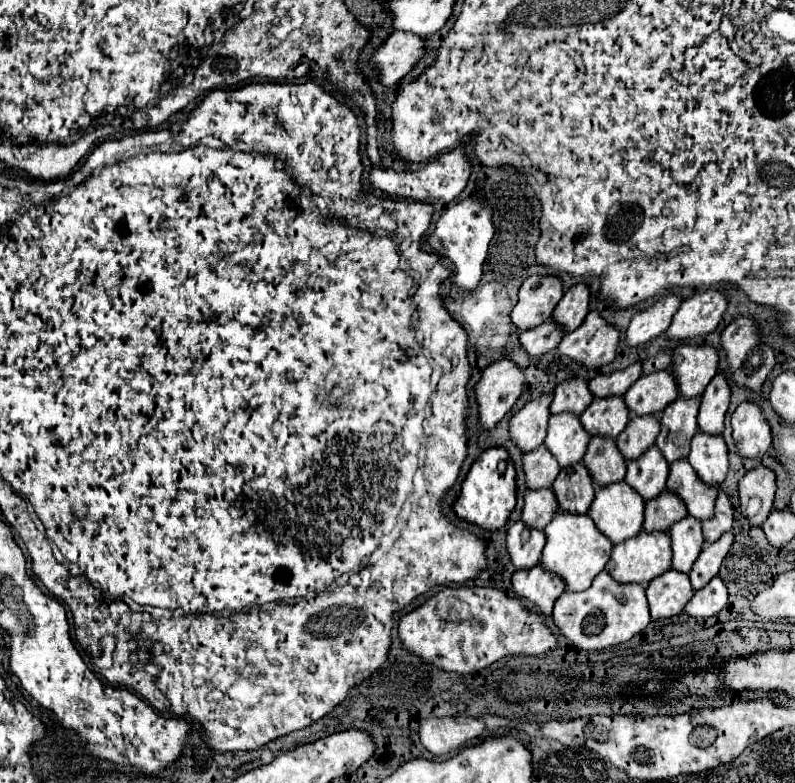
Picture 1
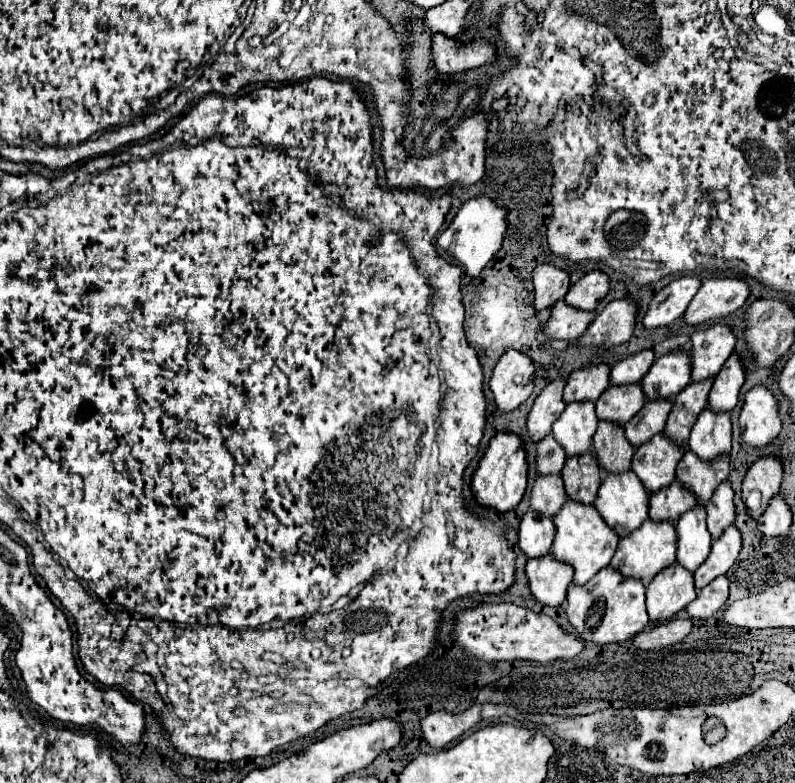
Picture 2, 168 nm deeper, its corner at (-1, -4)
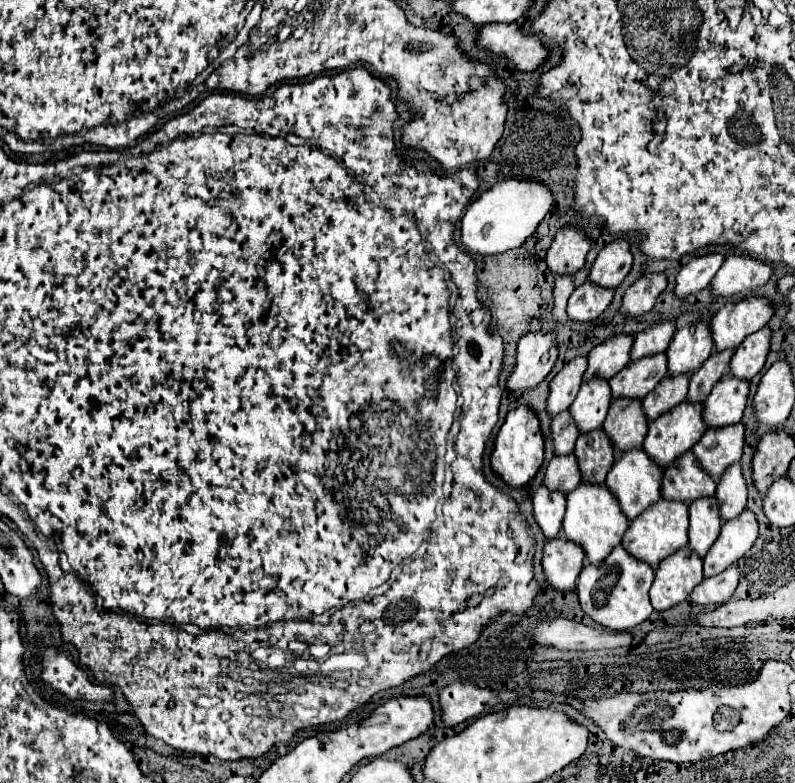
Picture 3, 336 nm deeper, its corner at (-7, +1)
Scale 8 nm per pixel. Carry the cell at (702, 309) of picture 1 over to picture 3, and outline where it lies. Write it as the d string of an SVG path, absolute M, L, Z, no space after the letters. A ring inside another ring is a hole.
M729 256L711 282L715 296L735 296L741 292L753 292L771 278L771 266L753 260L749 256Z

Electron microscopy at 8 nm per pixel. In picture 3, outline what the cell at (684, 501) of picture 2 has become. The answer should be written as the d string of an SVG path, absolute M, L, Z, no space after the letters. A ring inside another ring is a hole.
M693 452L681 456L669 470L663 472L661 498L691 504L697 498L711 498L715 482L699 468Z

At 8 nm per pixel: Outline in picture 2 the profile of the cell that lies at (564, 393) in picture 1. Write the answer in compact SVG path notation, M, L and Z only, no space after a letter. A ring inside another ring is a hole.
M605 363L573 371L569 375L569 381L567 381L567 387L565 387L565 395L563 395L565 403L599 399L599 395L611 385L609 373L611 373L611 367L605 365Z

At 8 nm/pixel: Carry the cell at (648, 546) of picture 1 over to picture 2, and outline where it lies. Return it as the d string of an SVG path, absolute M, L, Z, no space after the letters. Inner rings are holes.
M645 519L641 527L637 527L633 533L623 537L619 541L619 547L611 559L611 567L615 567L625 577L633 579L653 579L653 575L667 565L675 563L675 551L677 551L677 533L673 523L655 523L651 519Z

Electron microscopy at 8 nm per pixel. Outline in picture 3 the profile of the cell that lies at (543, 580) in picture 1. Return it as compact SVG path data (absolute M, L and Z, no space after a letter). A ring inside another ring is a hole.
M561 538L549 540L543 548L543 572L547 582L561 592L573 590L583 568L583 558L581 546L573 546Z

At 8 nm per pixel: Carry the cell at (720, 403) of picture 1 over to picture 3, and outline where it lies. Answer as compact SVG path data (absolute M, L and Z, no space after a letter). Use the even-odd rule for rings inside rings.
M767 326L747 336L731 358L729 376L751 380L765 364L765 358L769 352L769 336L771 336L771 330Z

